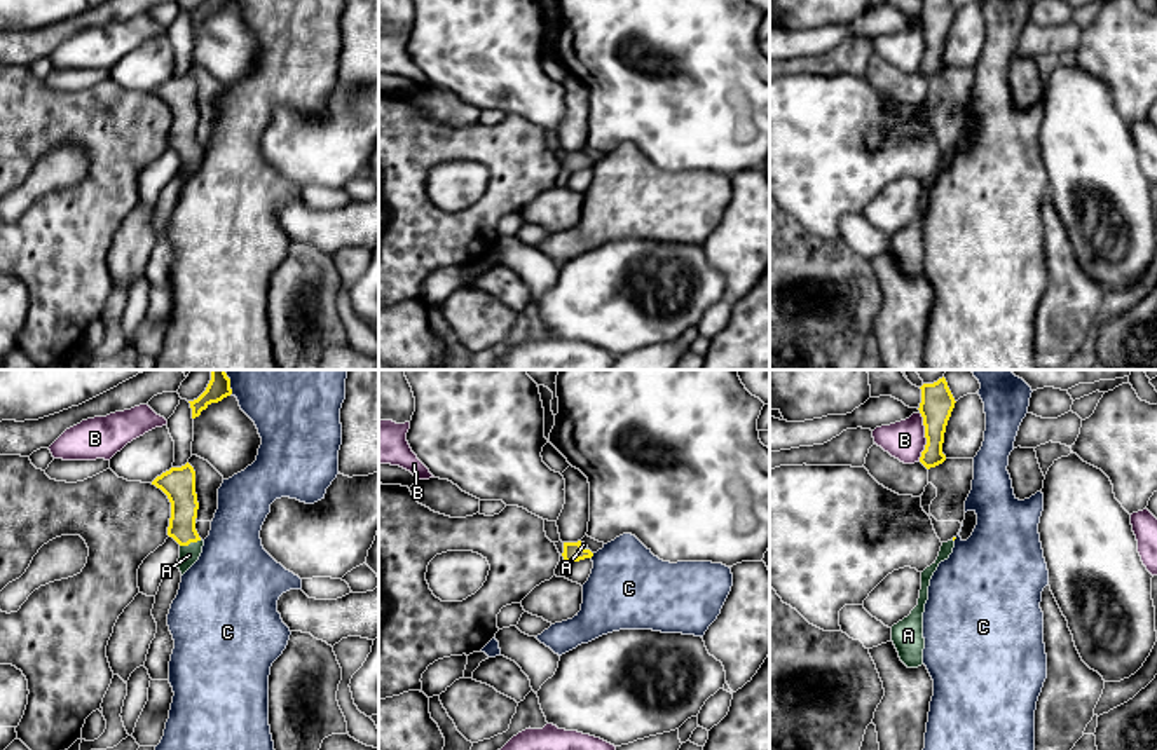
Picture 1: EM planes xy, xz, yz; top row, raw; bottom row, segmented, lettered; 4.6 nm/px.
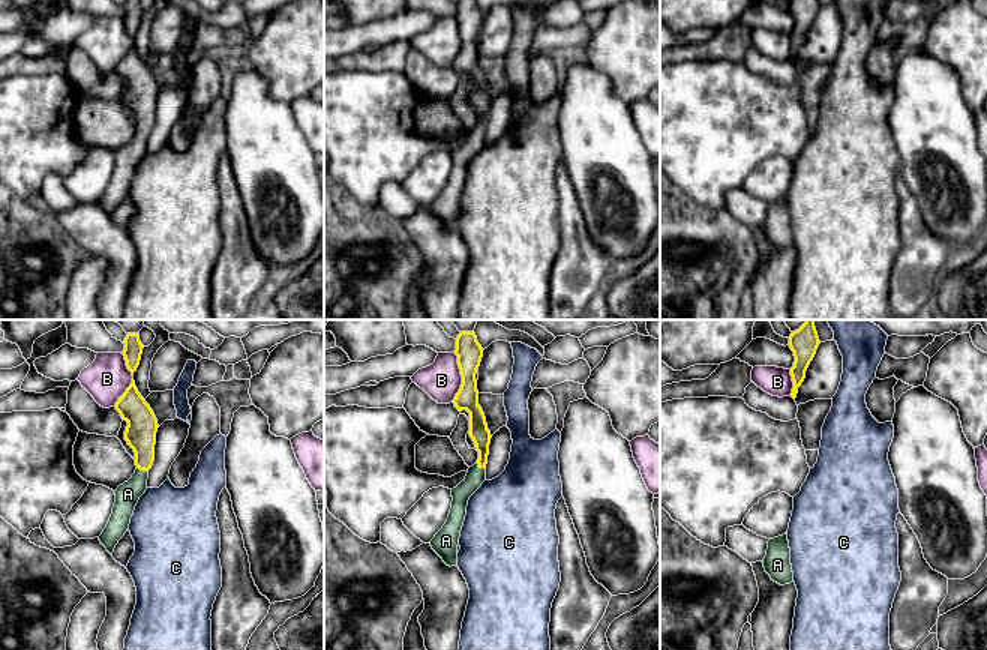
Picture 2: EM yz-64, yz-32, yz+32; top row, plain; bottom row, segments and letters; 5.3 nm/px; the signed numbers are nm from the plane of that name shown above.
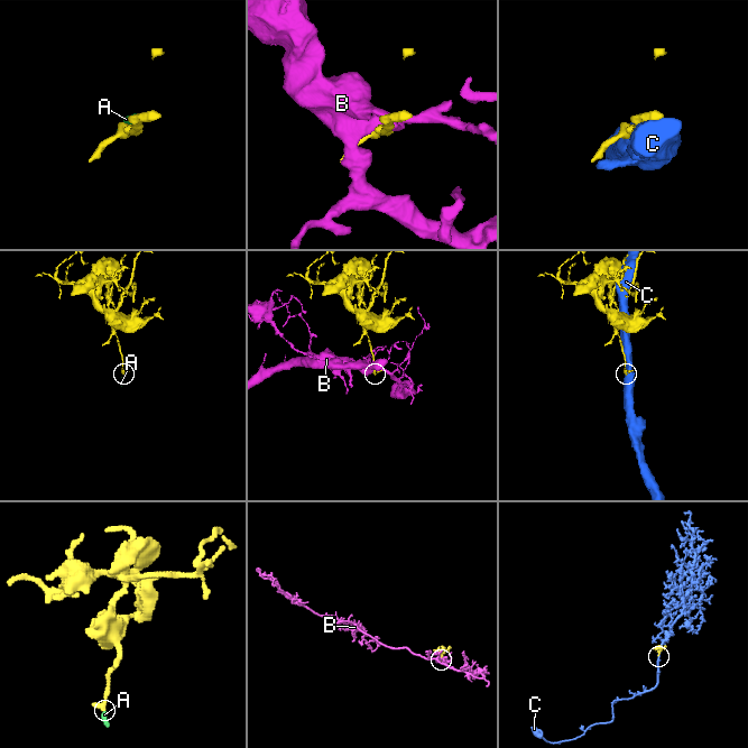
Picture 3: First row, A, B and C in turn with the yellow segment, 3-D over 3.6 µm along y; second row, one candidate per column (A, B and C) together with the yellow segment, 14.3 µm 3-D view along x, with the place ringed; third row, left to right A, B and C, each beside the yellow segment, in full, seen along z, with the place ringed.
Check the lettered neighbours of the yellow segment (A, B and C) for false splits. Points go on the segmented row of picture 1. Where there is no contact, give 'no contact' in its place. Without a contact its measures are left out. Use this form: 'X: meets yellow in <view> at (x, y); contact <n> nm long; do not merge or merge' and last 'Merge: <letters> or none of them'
A: meets yellow in xy at (191, 541); contact 110 nm long; merge
B: meets yellow in yz at (925, 436); contact 240 nm long; do not merge
C: meets yellow in xy at (229, 382); contact 120 nm long; do not merge
Merge: A

